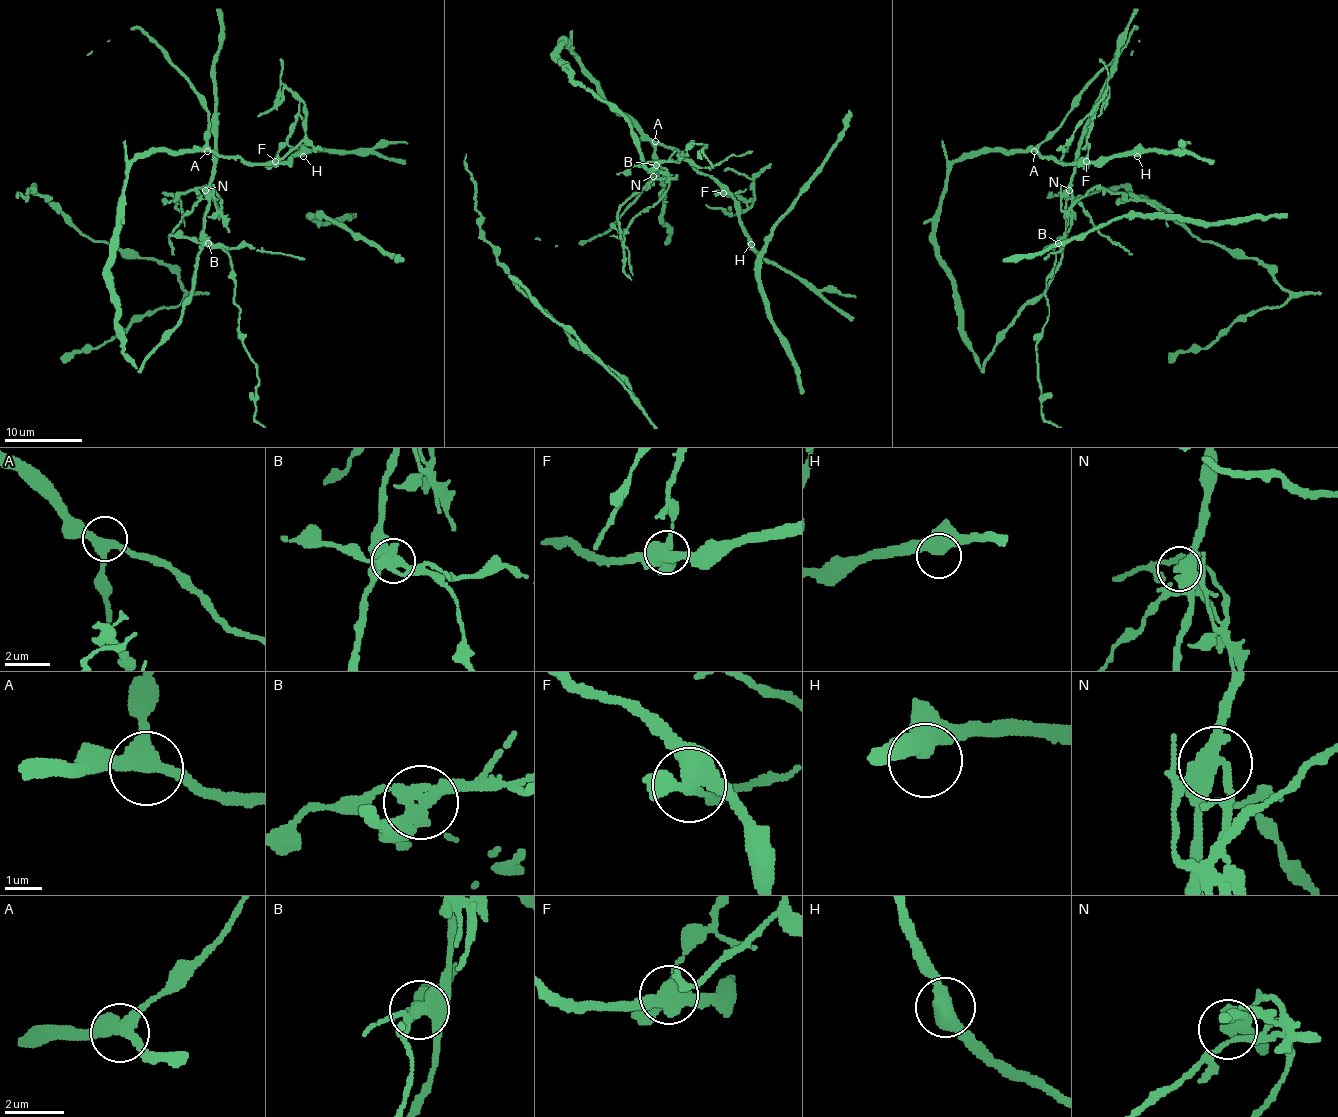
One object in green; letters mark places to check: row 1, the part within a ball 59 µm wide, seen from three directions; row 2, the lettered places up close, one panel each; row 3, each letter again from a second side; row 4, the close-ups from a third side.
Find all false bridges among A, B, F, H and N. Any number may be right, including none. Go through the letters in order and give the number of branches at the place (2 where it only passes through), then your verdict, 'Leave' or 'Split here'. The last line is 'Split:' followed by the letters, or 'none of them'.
A: Branches: 3. Leave
B: Branches: 3. Split here
F: Branches: 4. Split here
H: Branches: 2. Leave
N: Branches: 4. Split here
Split: B, F, N

